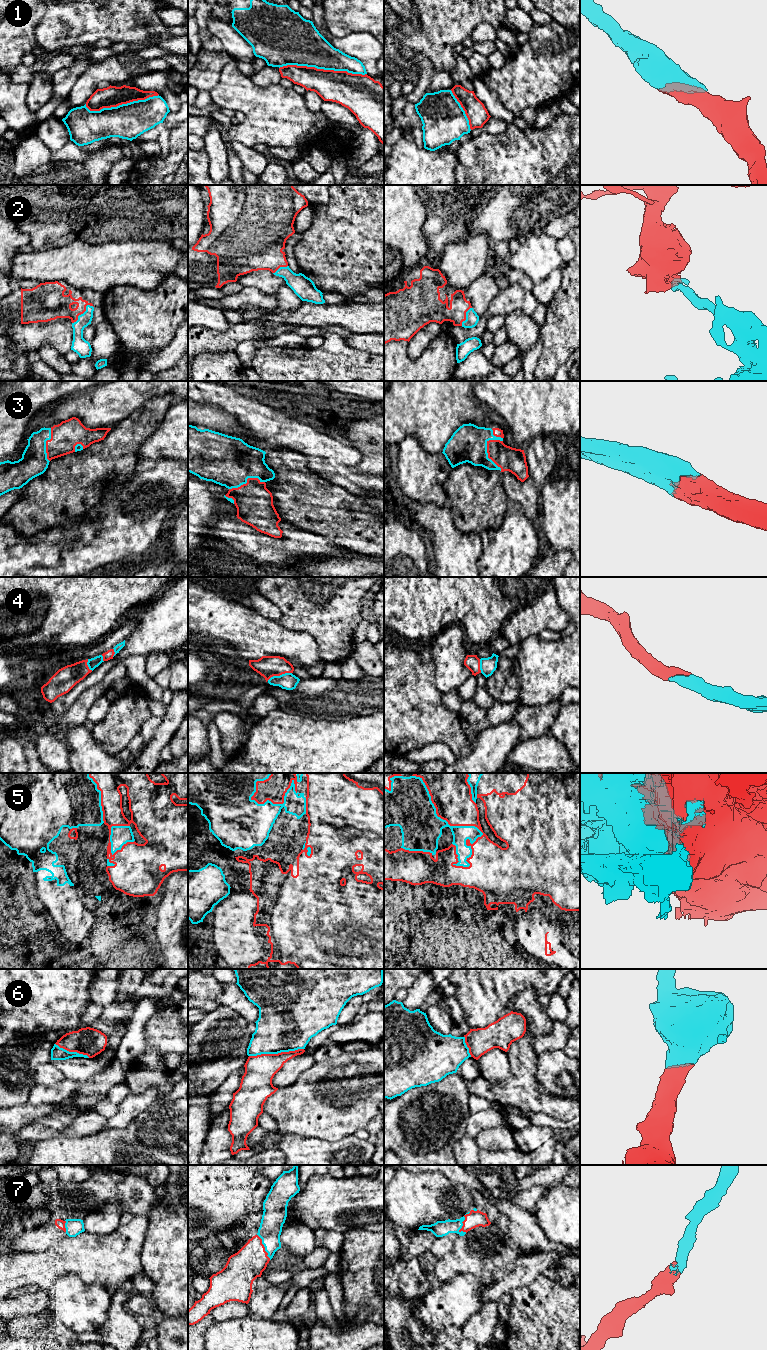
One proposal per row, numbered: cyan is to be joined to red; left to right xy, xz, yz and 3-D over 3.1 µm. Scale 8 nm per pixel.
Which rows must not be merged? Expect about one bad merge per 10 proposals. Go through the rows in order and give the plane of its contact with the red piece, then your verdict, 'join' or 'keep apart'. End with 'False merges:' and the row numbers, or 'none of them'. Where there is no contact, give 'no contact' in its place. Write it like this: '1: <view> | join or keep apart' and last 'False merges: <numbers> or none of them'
1: xz | join
2: xy | join
3: yz | join
4: xz | join
5: yz | keep apart
6: xz | join
7: yz | join
False merges: 5

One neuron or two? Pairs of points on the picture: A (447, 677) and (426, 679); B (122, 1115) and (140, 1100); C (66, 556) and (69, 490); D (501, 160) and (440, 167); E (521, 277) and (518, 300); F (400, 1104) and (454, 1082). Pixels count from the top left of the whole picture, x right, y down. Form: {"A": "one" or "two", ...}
{"A": "two", "B": "one", "C": "two", "D": "two", "E": "two", "F": "one"}

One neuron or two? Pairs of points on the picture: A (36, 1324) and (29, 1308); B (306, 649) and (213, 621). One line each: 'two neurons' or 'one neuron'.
A: two neurons
B: one neuron

